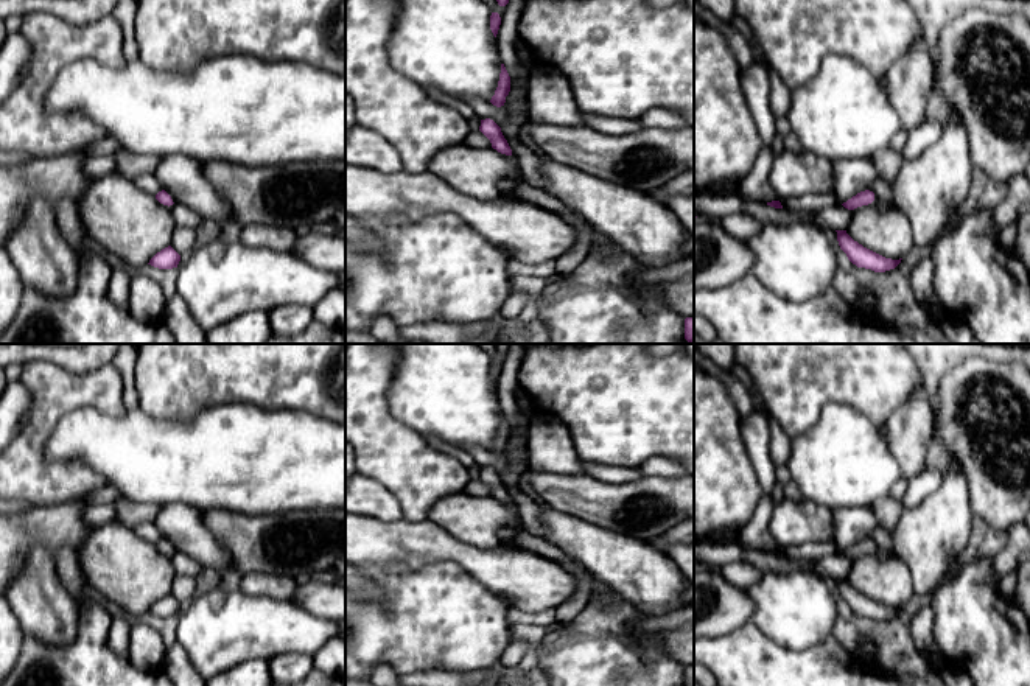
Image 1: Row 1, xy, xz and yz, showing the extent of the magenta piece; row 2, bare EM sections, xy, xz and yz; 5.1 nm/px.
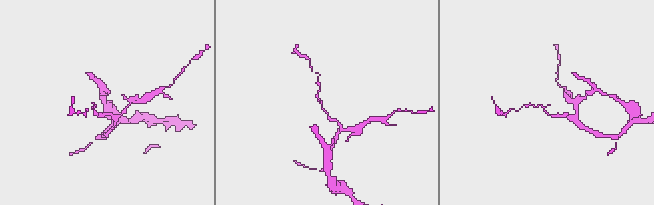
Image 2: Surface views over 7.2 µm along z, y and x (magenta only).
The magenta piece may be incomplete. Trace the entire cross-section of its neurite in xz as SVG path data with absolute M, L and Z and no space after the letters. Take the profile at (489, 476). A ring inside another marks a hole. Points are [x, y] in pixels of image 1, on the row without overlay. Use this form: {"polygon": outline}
{"polygon": "M481 468L479 479L490 488L493 498L501 502L512 504L512 498L504 487L501 476L493 468Z"}

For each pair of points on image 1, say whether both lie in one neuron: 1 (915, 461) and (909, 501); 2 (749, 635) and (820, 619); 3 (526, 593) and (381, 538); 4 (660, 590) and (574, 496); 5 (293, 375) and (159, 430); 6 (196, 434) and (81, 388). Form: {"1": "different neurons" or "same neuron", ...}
{"1": "different neurons", "2": "different neurons", "3": "same neuron", "4": "different neurons", "5": "different neurons", "6": "different neurons"}

